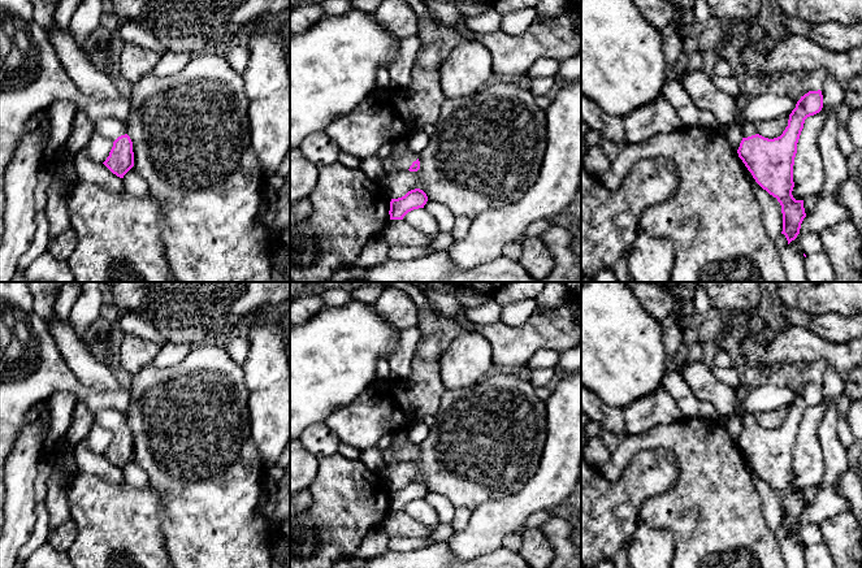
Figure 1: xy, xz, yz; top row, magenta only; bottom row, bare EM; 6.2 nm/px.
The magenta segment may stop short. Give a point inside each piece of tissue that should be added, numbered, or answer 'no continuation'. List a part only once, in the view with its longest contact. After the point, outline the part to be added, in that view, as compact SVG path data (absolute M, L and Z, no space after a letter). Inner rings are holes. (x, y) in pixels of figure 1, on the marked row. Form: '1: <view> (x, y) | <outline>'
1: yz (749, 129) | M751 121L744 122L744 125L742 125L742 136L748 138L748 136L751 136L751 135L755 135L755 134L758 134L755 122L751 122Z

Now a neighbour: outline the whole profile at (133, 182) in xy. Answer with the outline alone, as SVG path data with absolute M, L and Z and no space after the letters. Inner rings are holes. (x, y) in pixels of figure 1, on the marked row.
M134 166L124 175L122 181L125 191L130 195L137 198L143 198L147 195L147 182L138 174Z

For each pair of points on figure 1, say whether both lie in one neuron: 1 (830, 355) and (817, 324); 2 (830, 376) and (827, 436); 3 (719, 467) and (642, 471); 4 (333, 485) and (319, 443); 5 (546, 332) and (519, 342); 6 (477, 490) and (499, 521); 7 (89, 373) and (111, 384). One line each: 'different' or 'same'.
1: different
2: different
3: different
4: different
5: same
6: different
7: same

